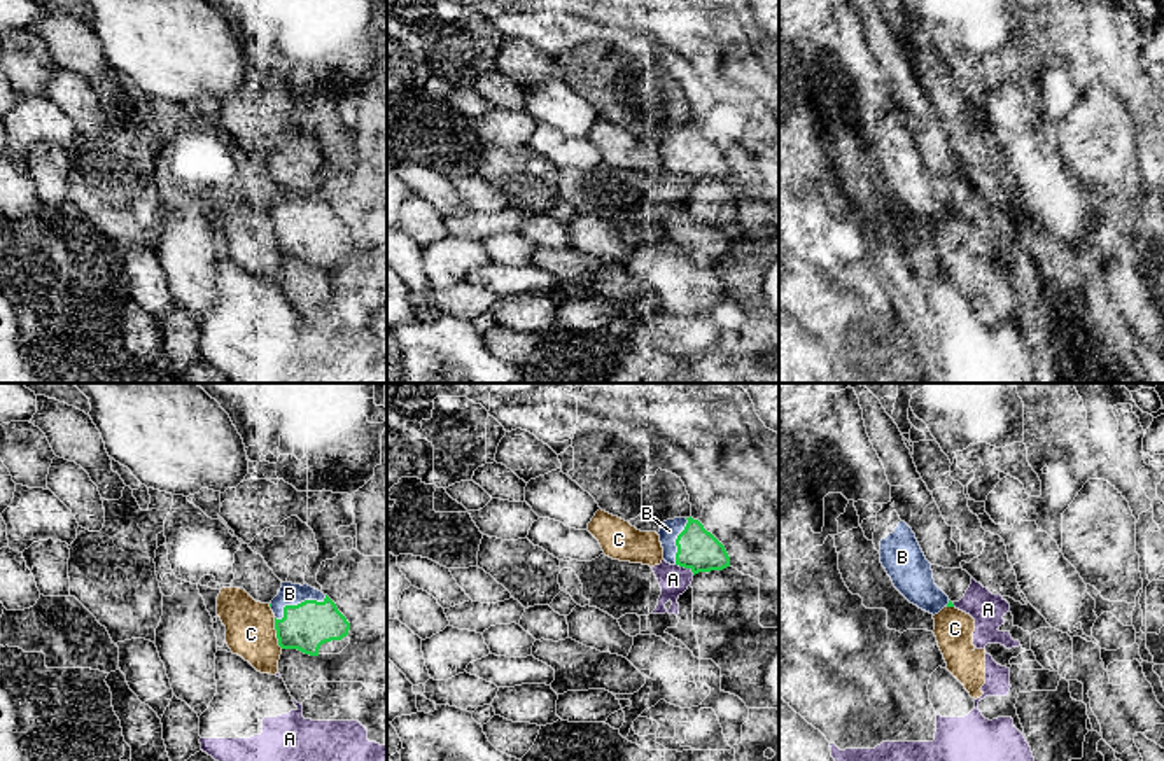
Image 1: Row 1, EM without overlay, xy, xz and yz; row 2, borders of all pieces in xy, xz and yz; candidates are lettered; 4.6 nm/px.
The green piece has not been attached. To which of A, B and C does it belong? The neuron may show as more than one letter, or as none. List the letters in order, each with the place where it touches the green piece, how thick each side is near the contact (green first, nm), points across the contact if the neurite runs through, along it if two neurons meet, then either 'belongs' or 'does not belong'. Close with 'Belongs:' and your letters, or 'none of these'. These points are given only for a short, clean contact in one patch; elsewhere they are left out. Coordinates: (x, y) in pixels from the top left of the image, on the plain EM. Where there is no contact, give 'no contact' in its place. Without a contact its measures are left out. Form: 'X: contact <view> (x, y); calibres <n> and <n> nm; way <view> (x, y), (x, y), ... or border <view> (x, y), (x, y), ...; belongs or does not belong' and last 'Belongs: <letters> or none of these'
A: contact xz (685, 175); calibres 190 and 140 nm; border xz (676, 172), (694, 182); does not belong
B: contact xy (298, 212); calibres 220 and 100 nm; belongs
C: contact xy (277, 242); calibres 220 and 220 nm; does not belong
Belongs: B

